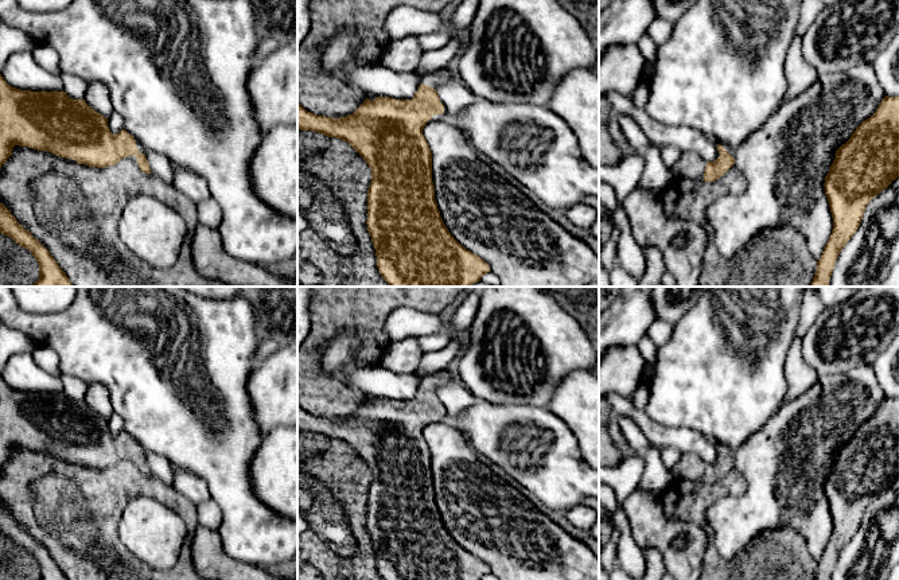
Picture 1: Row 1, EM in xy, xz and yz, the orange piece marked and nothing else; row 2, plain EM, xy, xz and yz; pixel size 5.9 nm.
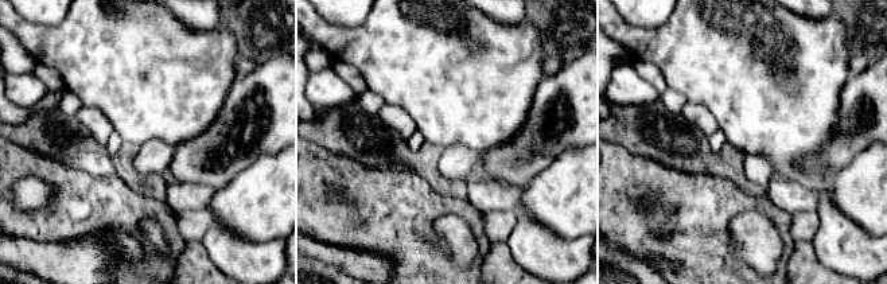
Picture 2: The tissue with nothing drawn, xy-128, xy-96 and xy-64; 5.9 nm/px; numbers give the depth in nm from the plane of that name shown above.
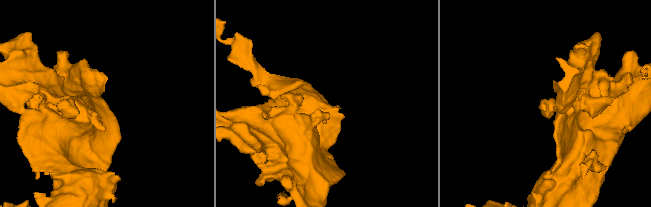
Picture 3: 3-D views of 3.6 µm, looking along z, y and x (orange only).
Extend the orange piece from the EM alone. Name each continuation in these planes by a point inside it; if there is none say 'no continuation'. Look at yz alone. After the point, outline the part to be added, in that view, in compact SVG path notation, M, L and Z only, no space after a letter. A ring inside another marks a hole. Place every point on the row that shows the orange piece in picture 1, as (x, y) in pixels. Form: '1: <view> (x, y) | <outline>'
1: yz (689, 166) | M682 152L677 163L670 168L674 178L703 180L707 161L696 152Z

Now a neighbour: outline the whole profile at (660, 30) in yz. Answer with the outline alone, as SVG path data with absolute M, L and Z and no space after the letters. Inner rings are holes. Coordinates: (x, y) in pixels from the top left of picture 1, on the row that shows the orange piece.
M655 19L651 22L645 34L647 34L657 44L663 43L673 31L673 23L663 19Z

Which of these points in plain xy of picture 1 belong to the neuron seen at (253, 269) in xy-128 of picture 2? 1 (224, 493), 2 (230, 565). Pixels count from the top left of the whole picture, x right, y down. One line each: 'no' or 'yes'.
1: yes
2: no

